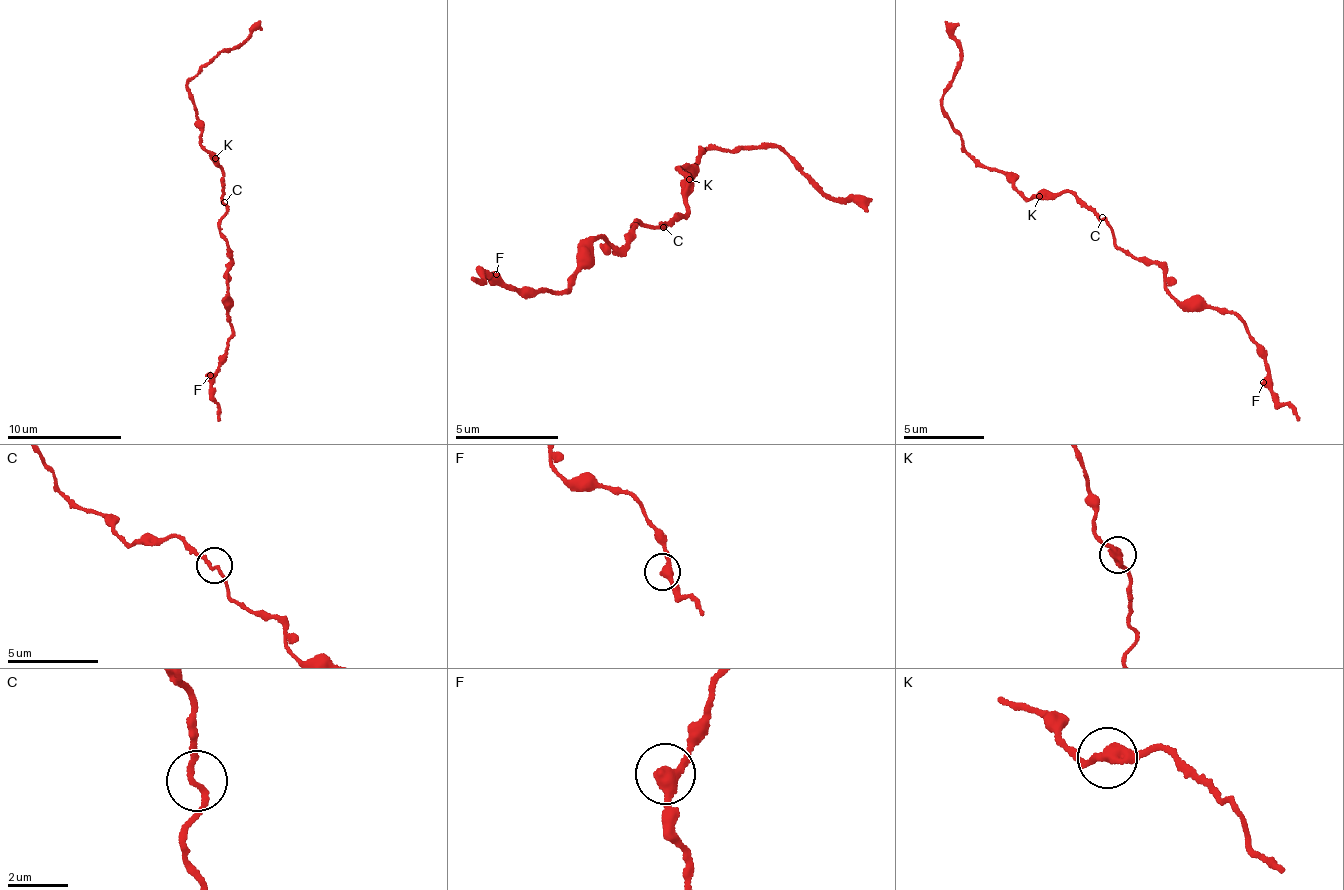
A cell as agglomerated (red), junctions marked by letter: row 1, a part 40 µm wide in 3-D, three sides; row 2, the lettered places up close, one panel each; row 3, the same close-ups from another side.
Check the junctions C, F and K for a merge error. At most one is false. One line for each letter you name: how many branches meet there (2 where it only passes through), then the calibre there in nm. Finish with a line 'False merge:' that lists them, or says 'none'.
False merge: none

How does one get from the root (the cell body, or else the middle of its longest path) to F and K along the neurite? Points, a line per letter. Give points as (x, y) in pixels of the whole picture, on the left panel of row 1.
F: (224, 205), (219, 227), (231, 258), (226, 296), (231, 303), (228, 313), (233, 328), (226, 355), (210, 375)
K: (224, 205), (223, 174), (214, 158)

